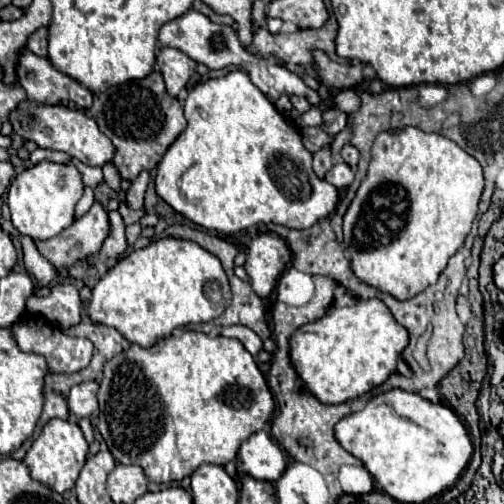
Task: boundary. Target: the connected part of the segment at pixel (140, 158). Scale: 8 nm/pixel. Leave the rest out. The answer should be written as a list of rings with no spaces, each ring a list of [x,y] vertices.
[[[151,72],[147,78],[107,88],[105,92],[95,96],[91,114],[99,130],[117,146],[113,164],[121,178],[127,182],[133,182],[141,170],[155,168],[167,148],[187,126],[183,108],[177,98],[167,94],[161,72]]]

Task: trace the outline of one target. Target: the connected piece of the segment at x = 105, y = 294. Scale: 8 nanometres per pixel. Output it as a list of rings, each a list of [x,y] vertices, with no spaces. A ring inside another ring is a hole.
[[[161,238],[119,260],[95,284],[87,312],[95,324],[111,326],[131,344],[151,348],[175,328],[221,316],[229,304],[229,280],[219,258],[195,242]]]

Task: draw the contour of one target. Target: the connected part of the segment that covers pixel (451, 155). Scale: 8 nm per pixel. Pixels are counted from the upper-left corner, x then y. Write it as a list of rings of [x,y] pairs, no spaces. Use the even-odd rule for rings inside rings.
[[[407,126],[399,132],[381,132],[375,142],[373,142],[373,150],[371,150],[371,162],[369,162],[369,168],[367,168],[367,176],[363,178],[345,218],[343,218],[343,232],[345,232],[345,240],[343,240],[343,246],[347,248],[347,252],[351,254],[351,266],[353,266],[353,272],[357,274],[357,278],[361,278],[361,282],[367,282],[395,298],[413,298],[415,294],[419,294],[419,290],[425,290],[427,286],[435,284],[441,270],[447,266],[447,260],[465,244],[465,238],[467,234],[471,232],[471,226],[473,226],[473,220],[477,216],[477,208],[479,208],[479,198],[483,194],[483,186],[485,186],[485,178],[483,178],[483,168],[481,164],[471,156],[467,154],[463,148],[459,148],[453,140],[441,136],[441,134],[427,134],[415,126]]]

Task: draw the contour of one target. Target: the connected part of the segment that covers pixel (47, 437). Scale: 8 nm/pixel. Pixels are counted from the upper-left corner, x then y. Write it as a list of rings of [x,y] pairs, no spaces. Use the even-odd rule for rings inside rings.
[[[53,418],[45,424],[45,428],[41,430],[37,440],[29,448],[23,462],[27,464],[33,480],[53,488],[59,494],[63,494],[75,486],[77,476],[79,476],[79,472],[87,460],[87,452],[89,452],[89,444],[83,438],[79,424],[69,422],[69,420],[61,420],[61,418]]]

